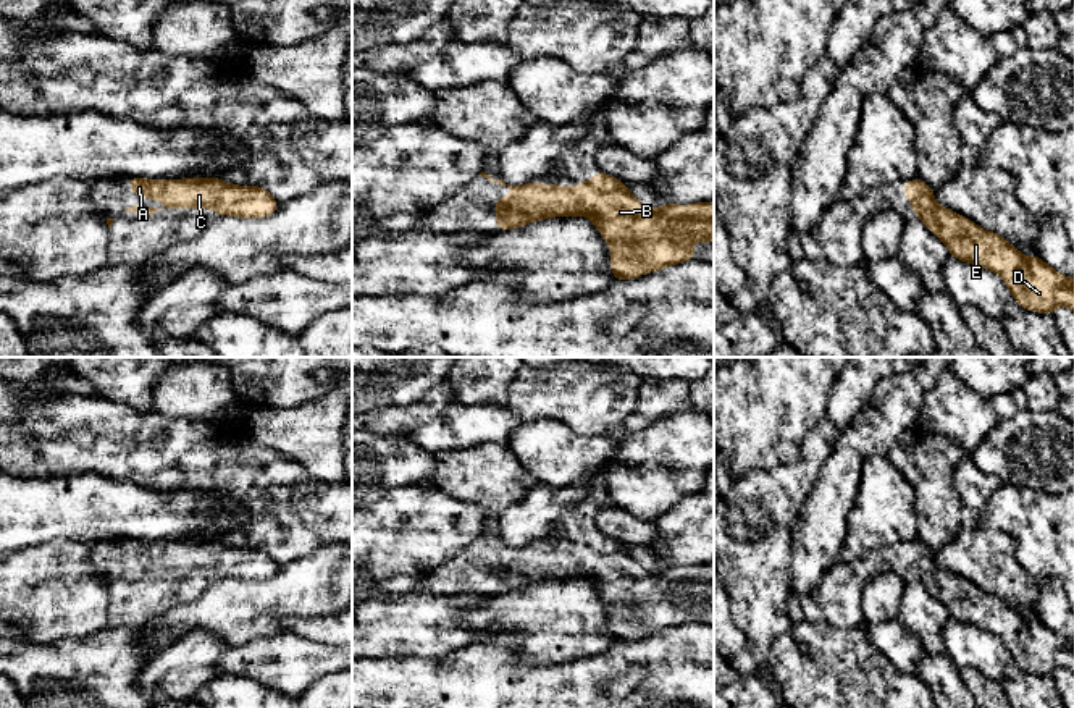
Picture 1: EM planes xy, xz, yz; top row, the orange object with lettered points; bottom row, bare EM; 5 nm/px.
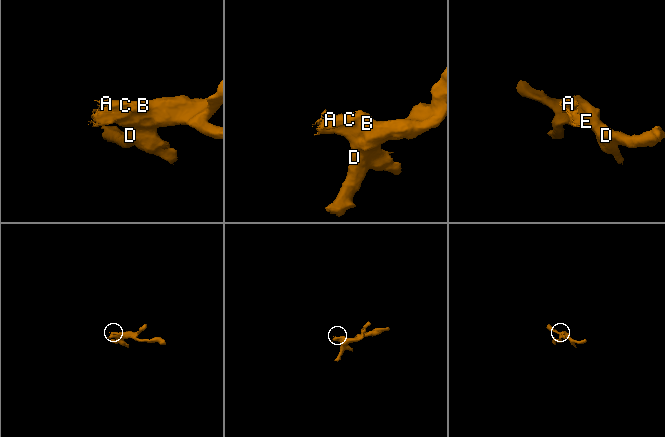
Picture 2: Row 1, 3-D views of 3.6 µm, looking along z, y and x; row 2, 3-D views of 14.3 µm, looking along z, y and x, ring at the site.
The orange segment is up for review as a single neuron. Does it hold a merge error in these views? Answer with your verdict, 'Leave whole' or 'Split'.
Leave whole

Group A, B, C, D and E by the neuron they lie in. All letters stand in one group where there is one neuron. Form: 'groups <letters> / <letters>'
groups A B C D E

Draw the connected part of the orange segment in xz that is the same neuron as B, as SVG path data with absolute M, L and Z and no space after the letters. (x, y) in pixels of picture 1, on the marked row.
M601 170L593 181L580 181L578 188L546 188L539 181L509 186L483 171L480 176L512 191L509 197L496 199L499 231L549 217L588 217L610 246L614 280L631 280L693 260L694 241L714 242L714 202L651 209Z

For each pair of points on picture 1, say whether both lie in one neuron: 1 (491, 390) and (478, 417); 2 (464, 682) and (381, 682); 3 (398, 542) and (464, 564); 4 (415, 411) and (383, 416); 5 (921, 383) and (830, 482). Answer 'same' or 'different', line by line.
1: different
2: same
3: different
4: same
5: same

